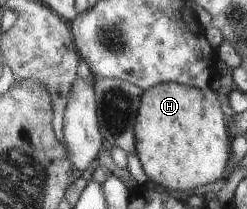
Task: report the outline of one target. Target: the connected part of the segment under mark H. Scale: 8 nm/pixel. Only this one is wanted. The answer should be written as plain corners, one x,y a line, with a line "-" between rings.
158,83
145,91
135,126
137,156
156,185
192,192
230,172
229,124
218,91
180,83

